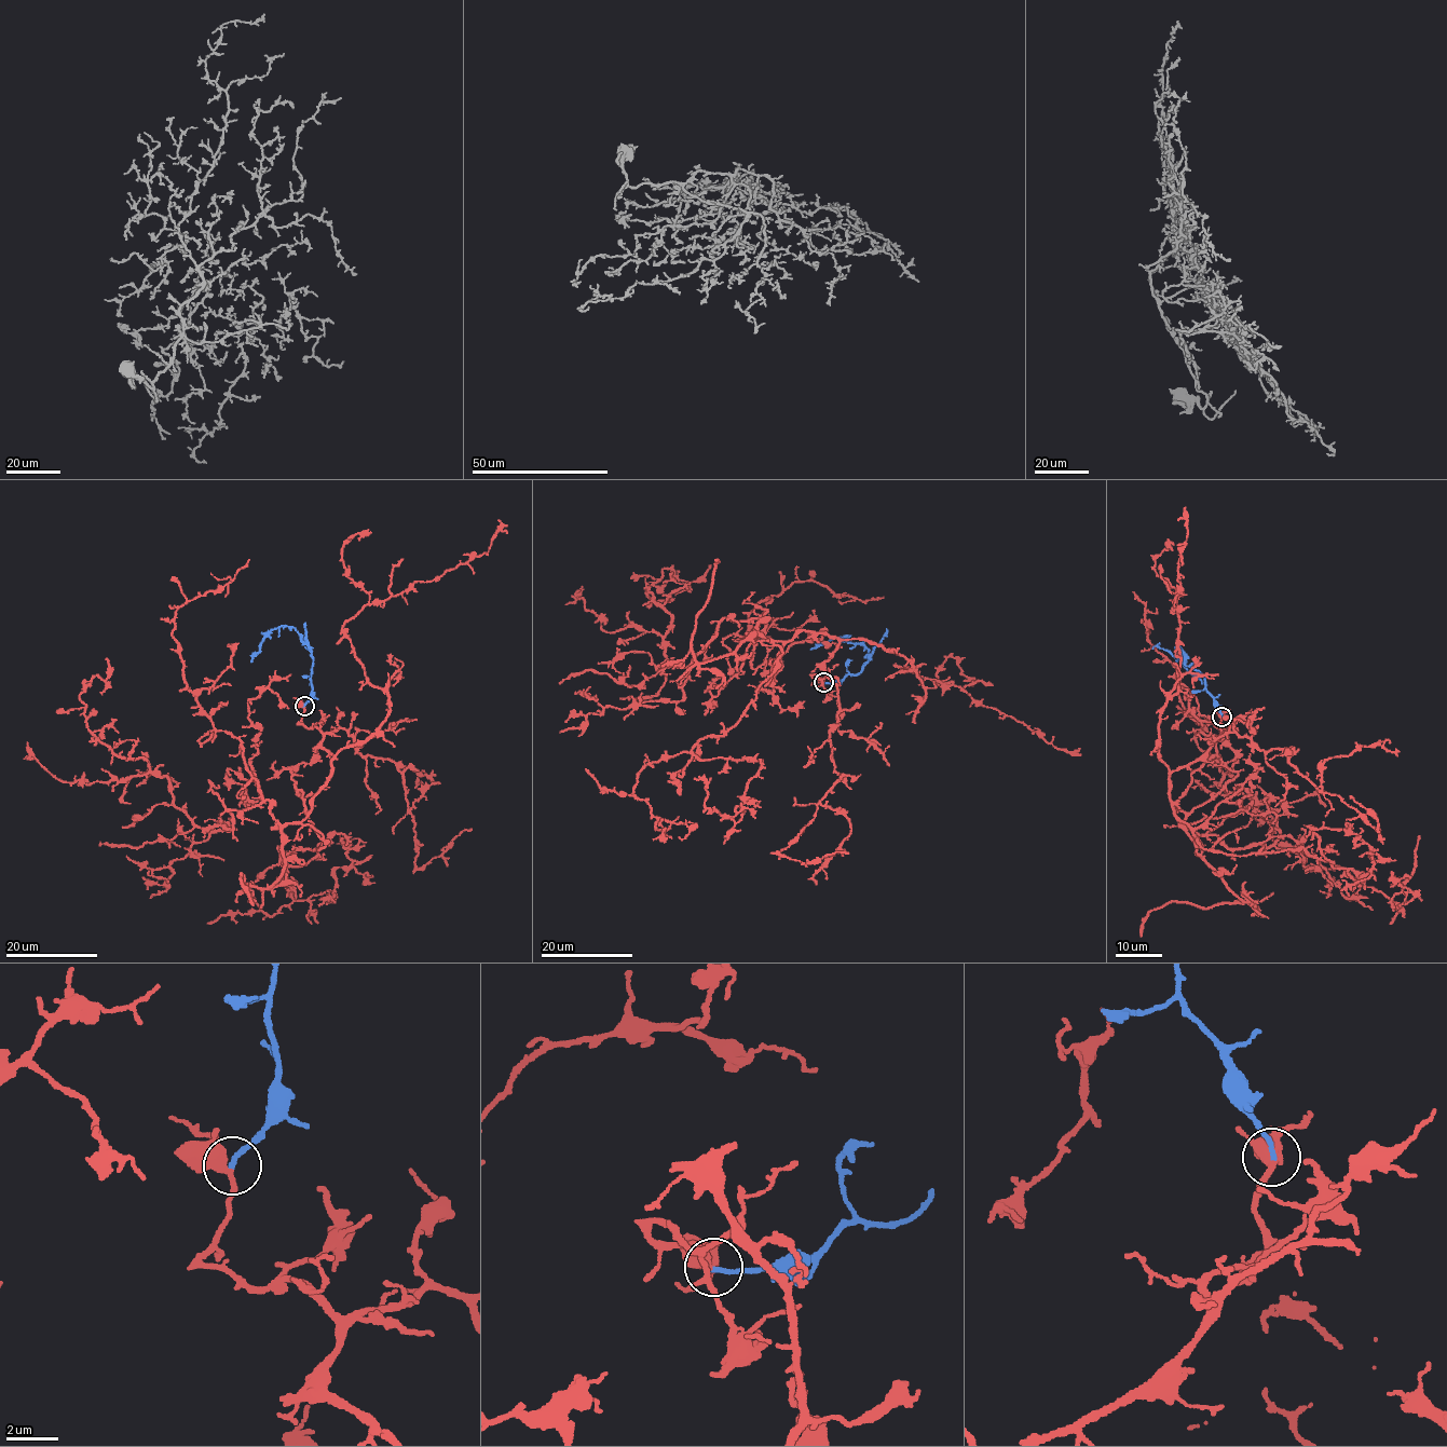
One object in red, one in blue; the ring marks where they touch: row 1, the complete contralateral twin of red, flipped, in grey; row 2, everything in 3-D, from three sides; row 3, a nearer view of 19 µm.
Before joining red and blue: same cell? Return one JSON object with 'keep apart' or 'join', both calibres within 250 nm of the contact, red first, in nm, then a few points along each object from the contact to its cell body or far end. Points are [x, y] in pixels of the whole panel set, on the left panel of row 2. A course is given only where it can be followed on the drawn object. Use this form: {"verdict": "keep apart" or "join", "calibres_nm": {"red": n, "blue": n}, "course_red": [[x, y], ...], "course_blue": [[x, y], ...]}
{"verdict": "join", "calibres_nm": {"red": 360, "blue": 190}, "course_red": [[303, 706], [333, 758], [309, 813], [282, 824], [268, 800], [198, 827], [87, 728], [105, 659]], "course_blue": [[304, 706], [311, 695], [312, 651], [298, 631], [283, 625], [274, 628], [250, 661]]}

